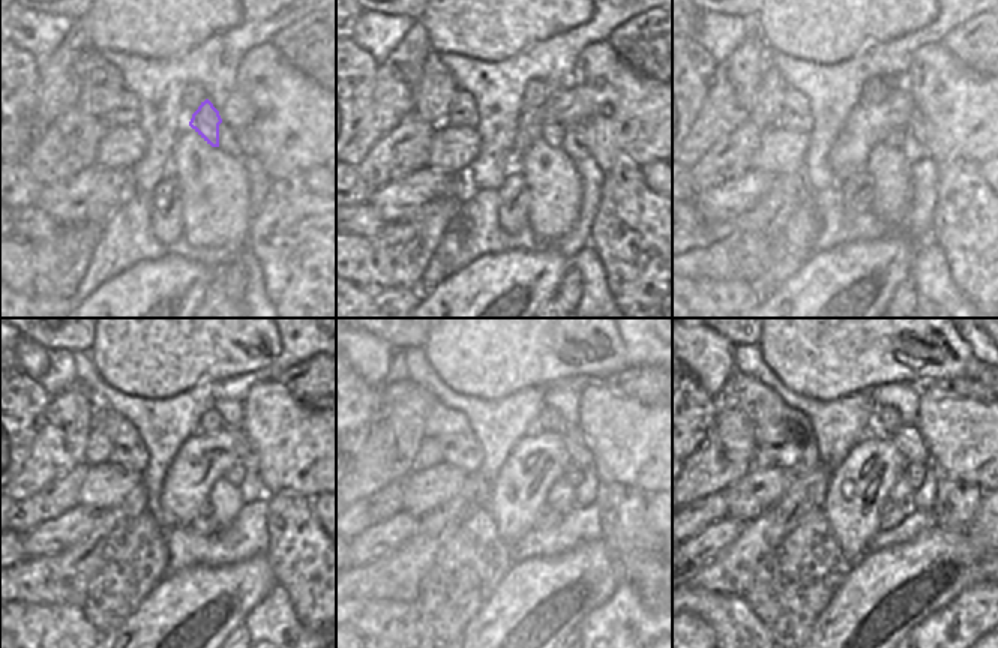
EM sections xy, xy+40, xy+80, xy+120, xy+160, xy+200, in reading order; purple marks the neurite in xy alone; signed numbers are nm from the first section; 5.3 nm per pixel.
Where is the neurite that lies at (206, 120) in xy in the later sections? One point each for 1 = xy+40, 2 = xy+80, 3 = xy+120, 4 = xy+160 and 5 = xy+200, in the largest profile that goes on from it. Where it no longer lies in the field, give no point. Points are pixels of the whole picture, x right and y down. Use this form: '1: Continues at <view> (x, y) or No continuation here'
1: Continues at xy+40 (553, 134)
2: Continues at xy+80 (895, 138)
3: Continues at xy+120 (236, 474)
4: Continues at xy+160 (574, 474)
5: Continues at xy+200 (914, 471)

